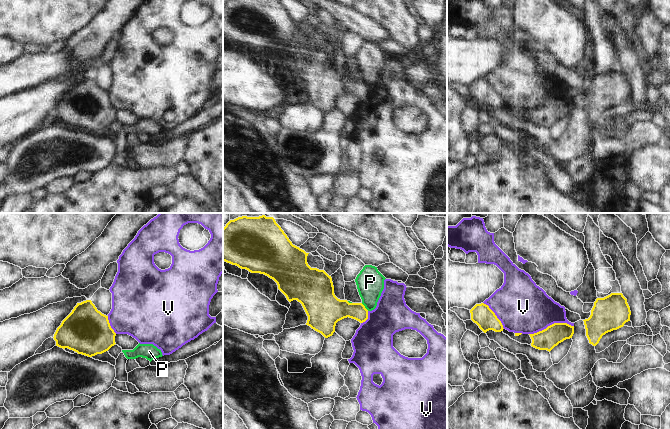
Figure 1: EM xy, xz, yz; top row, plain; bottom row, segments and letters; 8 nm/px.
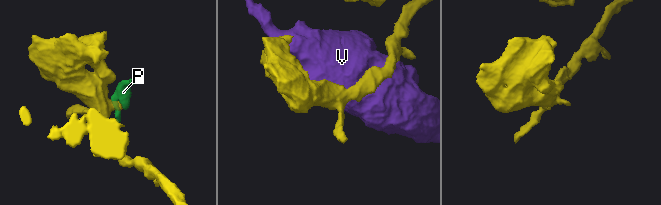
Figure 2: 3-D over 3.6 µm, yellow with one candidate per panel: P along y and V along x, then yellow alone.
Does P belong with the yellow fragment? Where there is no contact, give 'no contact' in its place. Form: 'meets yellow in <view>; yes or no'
meets yellow in xz; no

